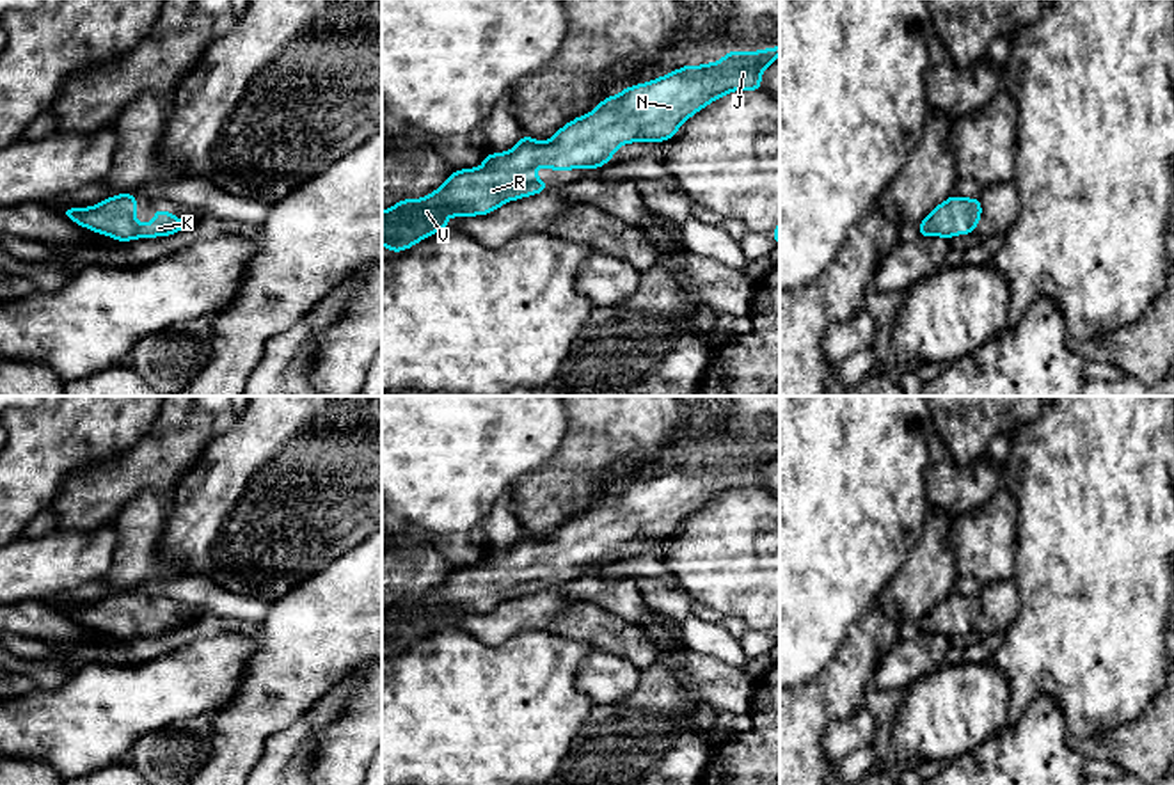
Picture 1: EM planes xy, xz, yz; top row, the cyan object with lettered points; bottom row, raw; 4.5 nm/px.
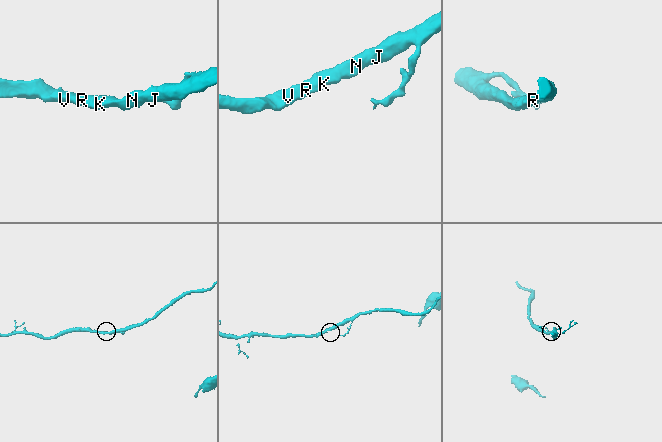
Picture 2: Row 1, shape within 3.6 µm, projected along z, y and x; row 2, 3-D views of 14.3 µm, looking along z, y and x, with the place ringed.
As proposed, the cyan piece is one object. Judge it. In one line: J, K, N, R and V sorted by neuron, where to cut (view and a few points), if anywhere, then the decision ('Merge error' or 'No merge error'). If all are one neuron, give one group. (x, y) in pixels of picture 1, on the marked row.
Groups: J K N R V. No split. No merge error

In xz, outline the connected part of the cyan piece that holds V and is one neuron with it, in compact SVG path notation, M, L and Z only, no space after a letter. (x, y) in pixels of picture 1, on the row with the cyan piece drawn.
M780 46L746 53L732 50L719 62L682 66L657 80L632 85L616 96L604 98L593 112L567 123L543 144L522 135L512 151L485 155L481 167L448 174L448 181L430 195L401 199L393 208L382 211L382 245L398 254L423 238L451 227L444 218L446 213L456 218L487 215L508 201L545 192L549 183L536 178L535 167L549 167L552 170L597 169L611 162L615 151L623 144L657 144L673 139L686 119L721 96L744 89L760 91L760 75L778 55Z

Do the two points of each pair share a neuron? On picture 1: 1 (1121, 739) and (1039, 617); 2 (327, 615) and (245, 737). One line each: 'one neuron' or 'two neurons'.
1: two neurons
2: one neuron

